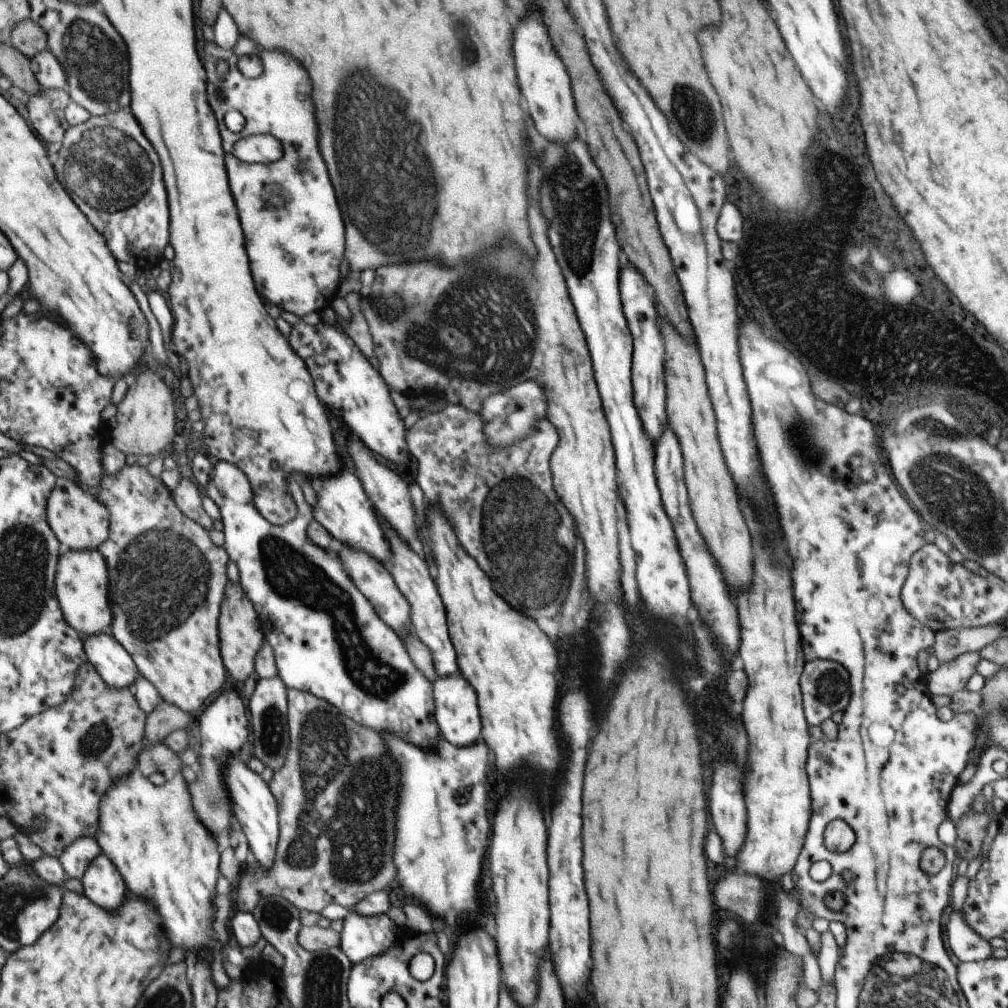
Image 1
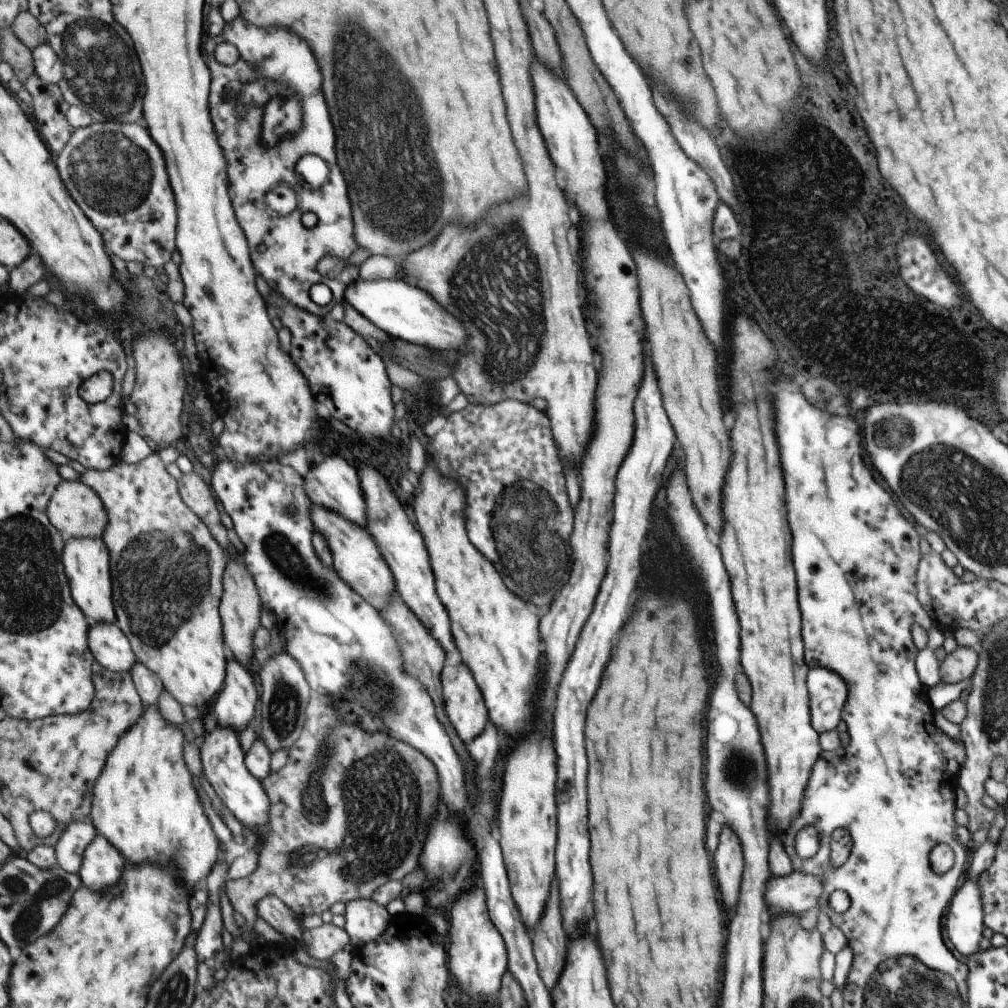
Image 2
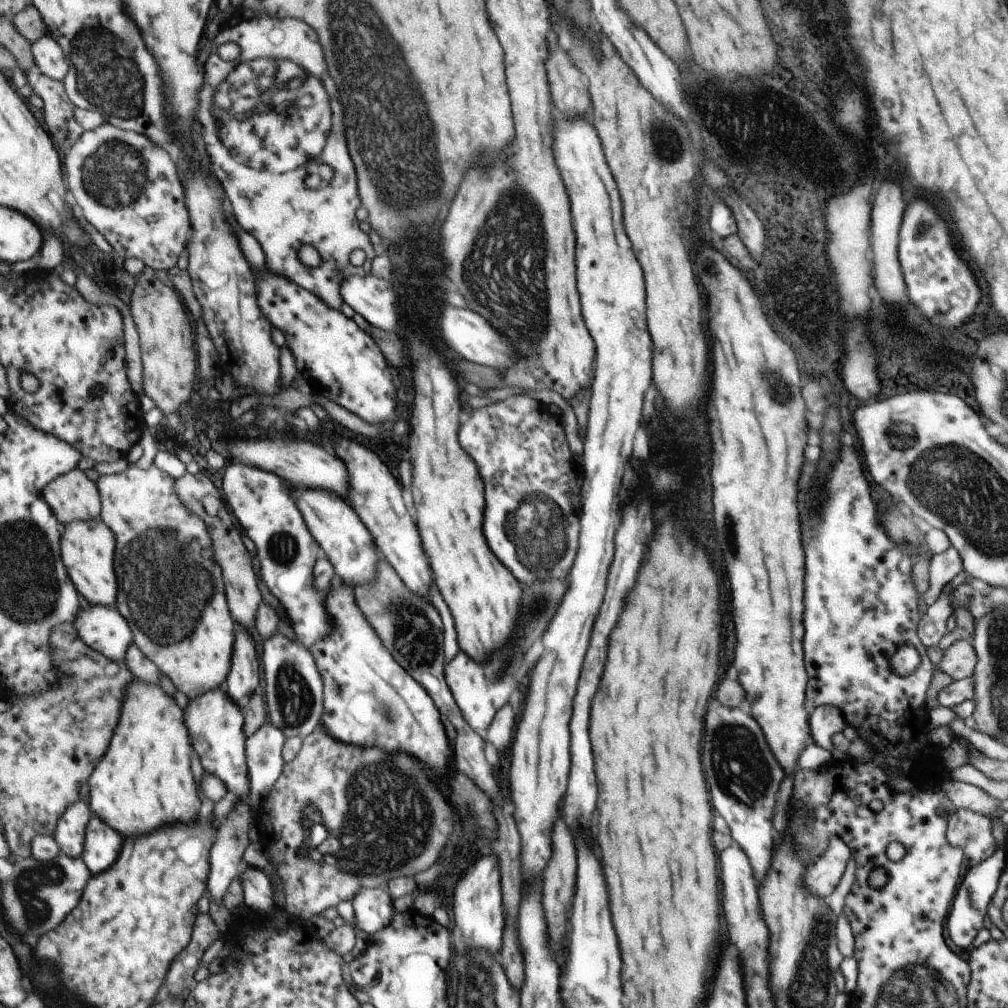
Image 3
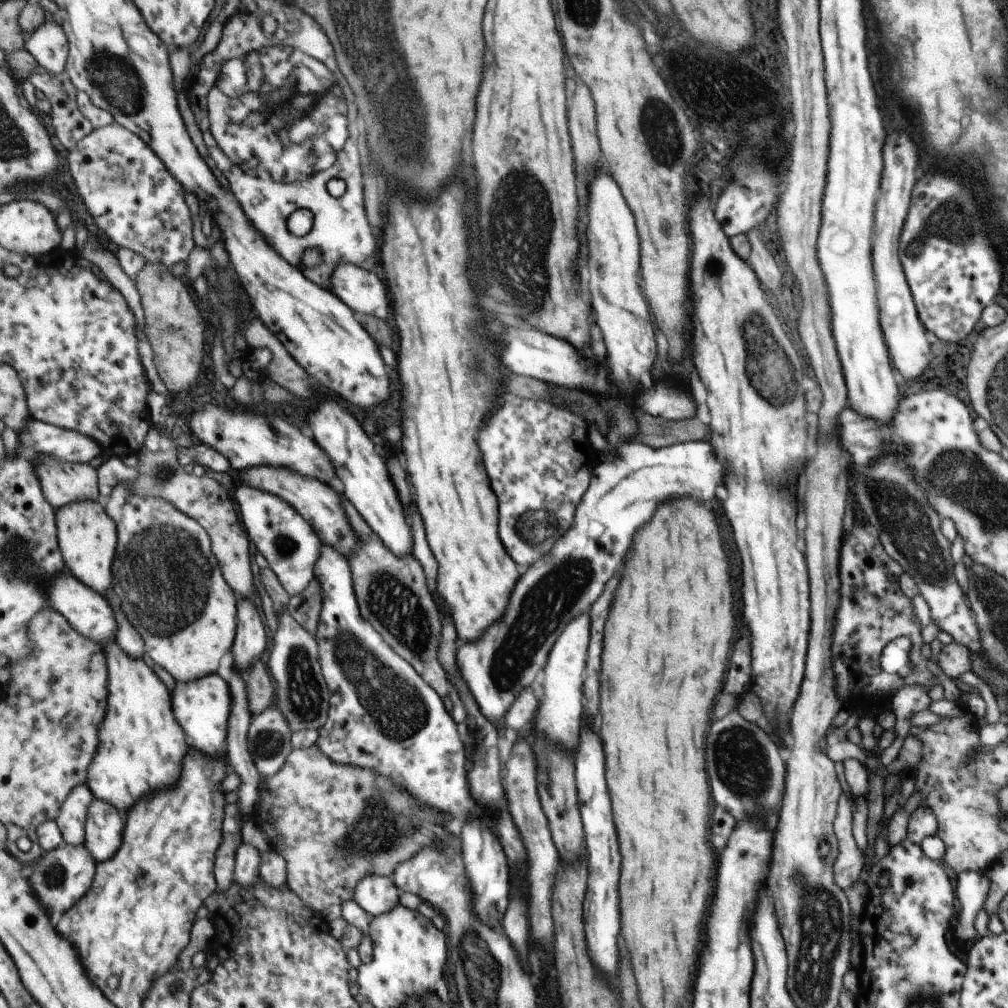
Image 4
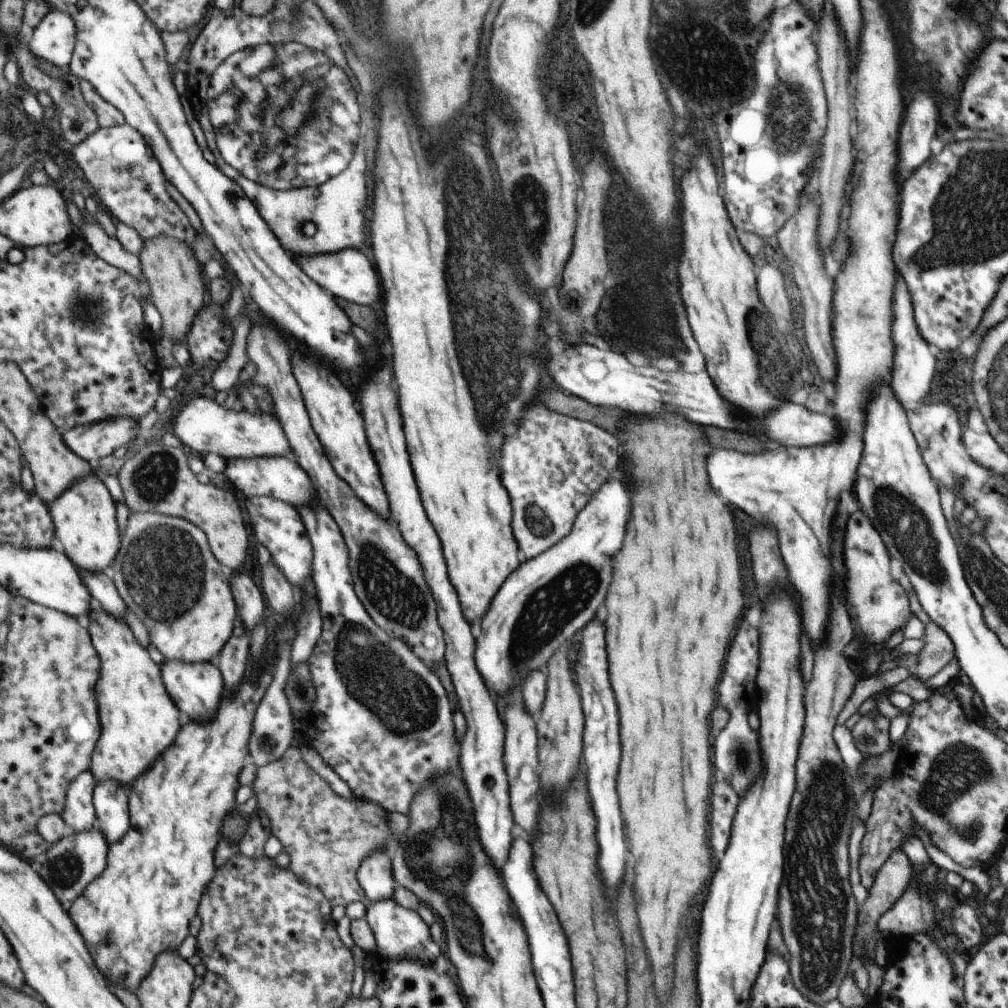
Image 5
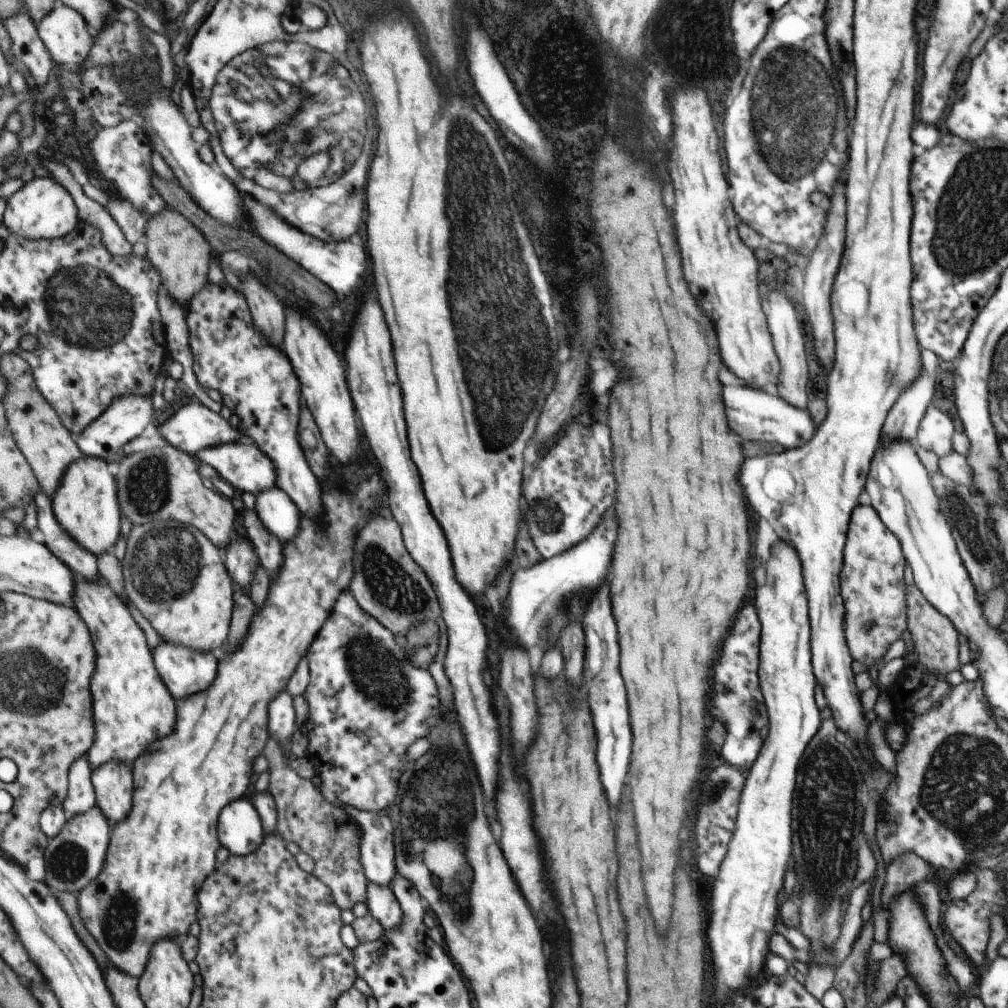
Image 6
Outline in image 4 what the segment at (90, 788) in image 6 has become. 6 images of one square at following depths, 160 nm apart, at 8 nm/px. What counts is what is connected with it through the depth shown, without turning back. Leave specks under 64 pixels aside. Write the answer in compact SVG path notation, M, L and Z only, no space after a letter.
M87 783L76 786L69 794L68 801L64 803L64 808L60 812L60 817L56 819L63 832L64 844L85 845L88 812L94 801L93 792Z

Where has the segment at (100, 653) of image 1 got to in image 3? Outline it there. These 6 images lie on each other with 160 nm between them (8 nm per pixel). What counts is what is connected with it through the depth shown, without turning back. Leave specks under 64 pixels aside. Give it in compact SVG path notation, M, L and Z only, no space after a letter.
M93 605L81 608L74 624L90 647L114 661L124 661L134 634L126 616L117 606Z

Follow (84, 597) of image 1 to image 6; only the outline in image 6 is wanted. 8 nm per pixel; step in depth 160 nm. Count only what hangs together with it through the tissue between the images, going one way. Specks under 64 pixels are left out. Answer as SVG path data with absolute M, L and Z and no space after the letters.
M84 457L68 466L60 488L52 496L54 513L63 528L89 552L113 552L120 539L121 514L117 476L111 474L105 459Z

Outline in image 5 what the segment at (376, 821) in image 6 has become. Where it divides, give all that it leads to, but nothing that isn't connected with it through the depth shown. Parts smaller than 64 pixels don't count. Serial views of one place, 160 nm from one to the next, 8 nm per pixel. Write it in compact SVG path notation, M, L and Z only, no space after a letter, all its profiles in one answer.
M385 849L380 853L373 853L365 858L359 872L360 885L366 892L364 903L371 903L394 896L398 884L394 877L394 864L392 856Z

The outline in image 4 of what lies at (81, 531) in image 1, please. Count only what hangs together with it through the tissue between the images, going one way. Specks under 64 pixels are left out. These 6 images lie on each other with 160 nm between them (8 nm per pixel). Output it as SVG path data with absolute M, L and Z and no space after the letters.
M49 458L45 462L41 462L41 466L37 466L37 474L41 478L41 487L44 491L45 498L56 509L63 506L71 506L73 502L93 502L93 500L101 501L99 494L99 478L97 478L97 469L91 464L69 464L69 462L49 462Z

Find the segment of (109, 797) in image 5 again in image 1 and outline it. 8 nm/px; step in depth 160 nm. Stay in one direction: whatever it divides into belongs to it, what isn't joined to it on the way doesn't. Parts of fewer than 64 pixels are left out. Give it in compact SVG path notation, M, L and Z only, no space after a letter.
M103 853L87 870L82 882L84 895L109 910L117 910L127 896L127 884L119 868Z

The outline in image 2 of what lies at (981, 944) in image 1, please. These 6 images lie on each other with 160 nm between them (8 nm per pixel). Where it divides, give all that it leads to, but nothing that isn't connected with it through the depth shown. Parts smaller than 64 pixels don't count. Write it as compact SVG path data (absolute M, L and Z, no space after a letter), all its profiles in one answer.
M973 878L961 886L945 916L946 939L966 958L980 950L978 943L984 926L979 898L981 892L977 886L977 878Z

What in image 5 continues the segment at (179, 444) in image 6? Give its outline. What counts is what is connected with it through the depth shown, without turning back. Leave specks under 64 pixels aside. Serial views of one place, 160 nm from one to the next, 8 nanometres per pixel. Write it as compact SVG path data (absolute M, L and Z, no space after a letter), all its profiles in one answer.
M201 397L183 406L174 420L172 432L181 438L181 442L193 454L215 453L226 459L293 456L291 442L281 424L275 414L256 415L245 409L236 412L228 410L222 404L216 404L213 399Z

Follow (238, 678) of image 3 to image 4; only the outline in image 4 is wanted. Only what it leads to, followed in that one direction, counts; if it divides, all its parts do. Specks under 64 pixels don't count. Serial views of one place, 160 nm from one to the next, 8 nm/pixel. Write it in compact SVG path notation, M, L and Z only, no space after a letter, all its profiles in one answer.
M240 598L239 627L234 644L235 656L239 662L247 664L253 656L267 648L267 632L257 606L249 599Z

